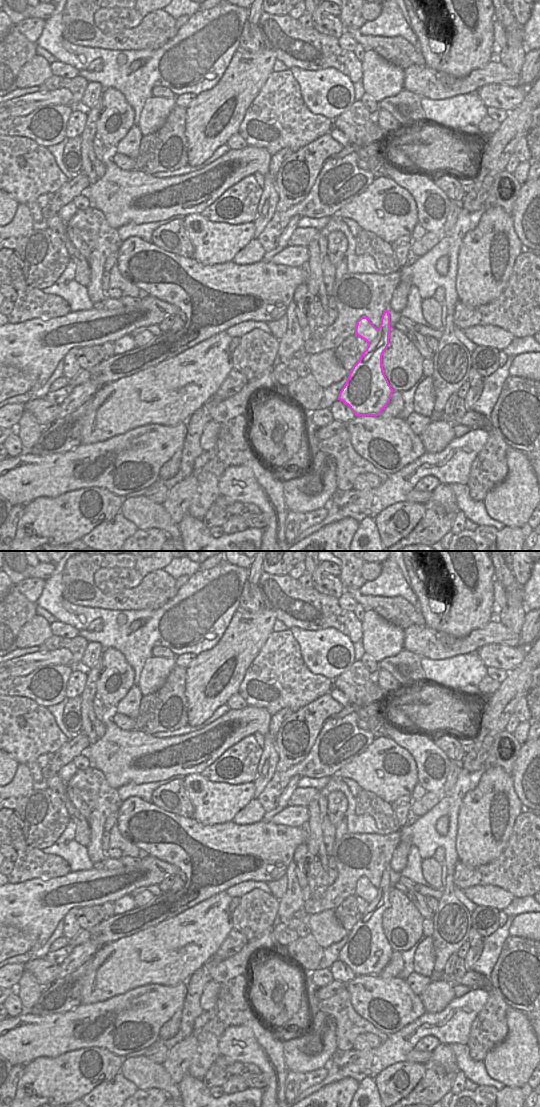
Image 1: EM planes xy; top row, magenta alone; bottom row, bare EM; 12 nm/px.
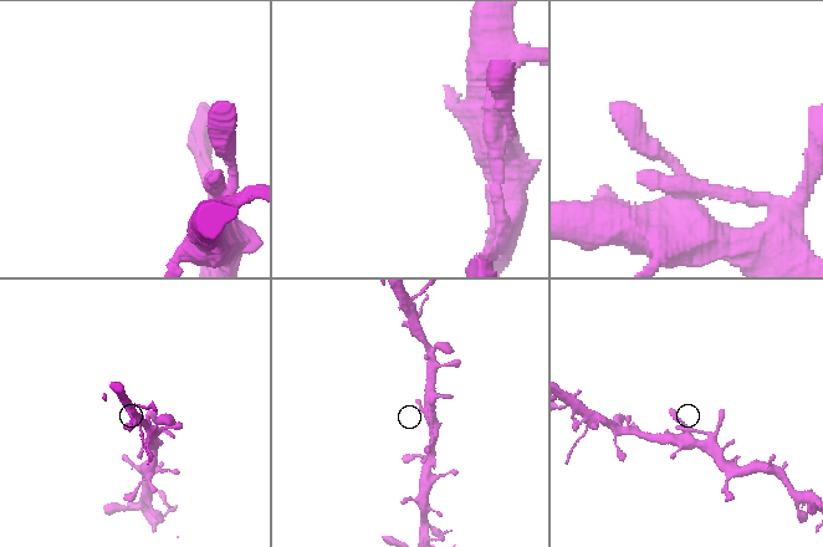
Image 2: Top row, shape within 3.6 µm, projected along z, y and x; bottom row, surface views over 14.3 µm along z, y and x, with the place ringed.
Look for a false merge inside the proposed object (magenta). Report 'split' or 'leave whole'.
leave whole

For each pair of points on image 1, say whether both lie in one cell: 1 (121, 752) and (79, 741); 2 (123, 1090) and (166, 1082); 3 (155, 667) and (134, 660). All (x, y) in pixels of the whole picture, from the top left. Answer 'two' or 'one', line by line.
1: two
2: two
3: two

